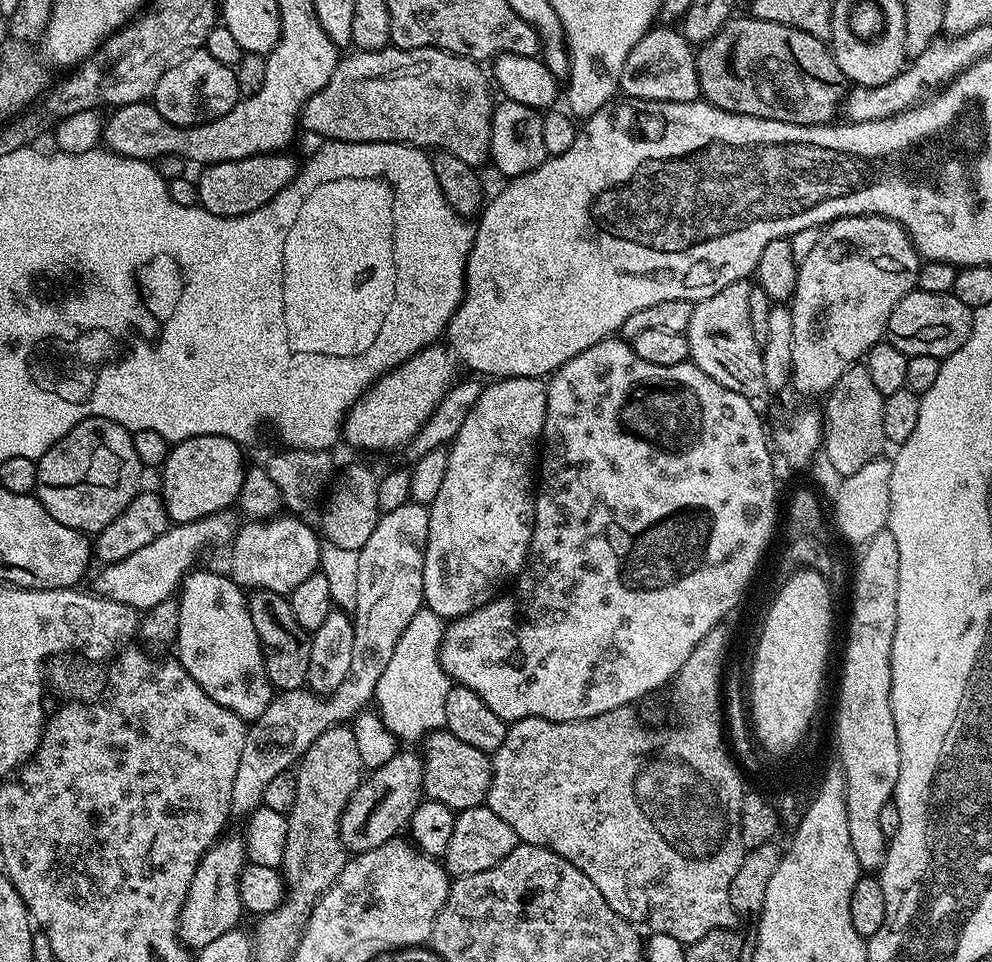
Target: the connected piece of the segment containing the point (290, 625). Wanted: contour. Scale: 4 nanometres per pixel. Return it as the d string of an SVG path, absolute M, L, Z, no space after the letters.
M256 590L248 596L248 609L263 646L267 677L275 691L299 690L307 681L311 635L294 619L291 599L285 593Z

